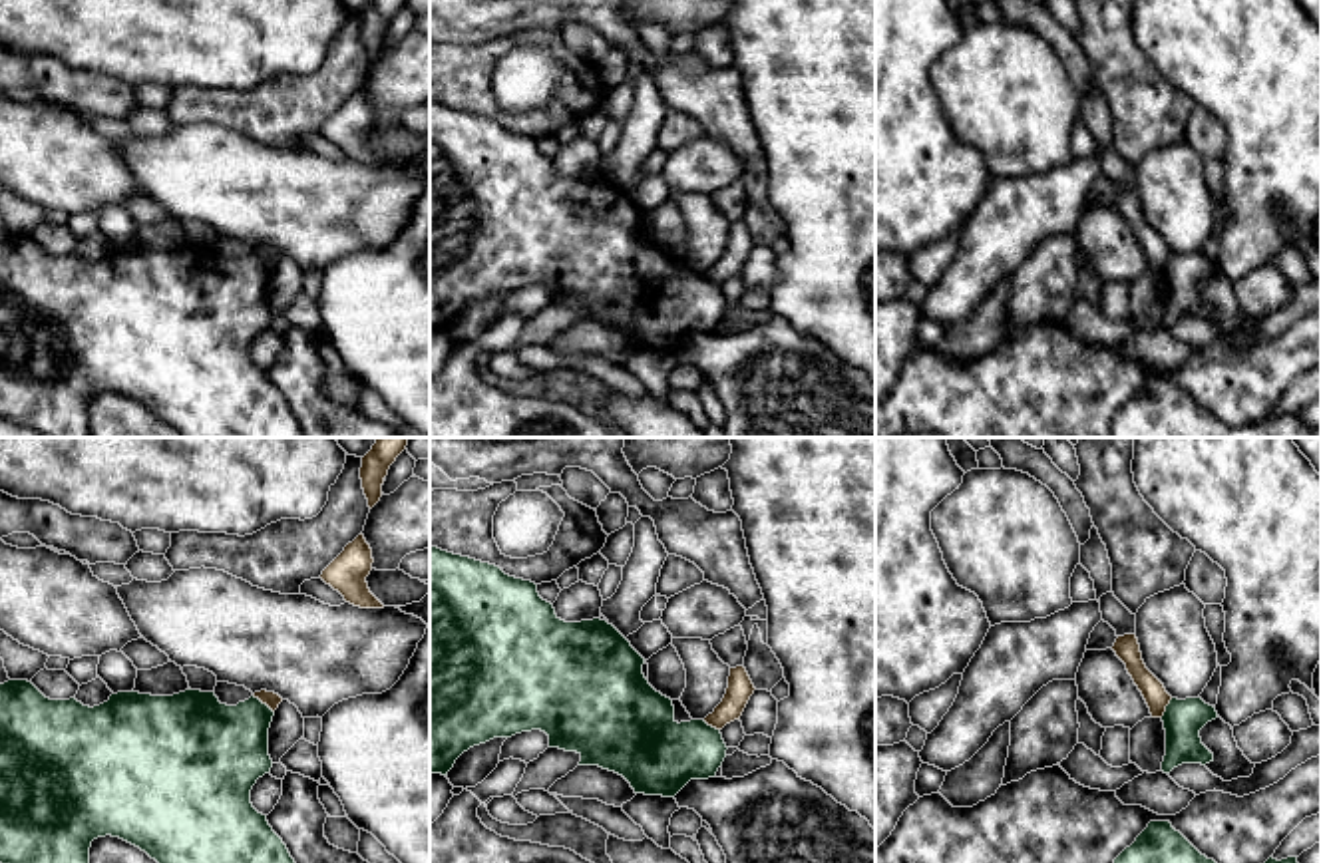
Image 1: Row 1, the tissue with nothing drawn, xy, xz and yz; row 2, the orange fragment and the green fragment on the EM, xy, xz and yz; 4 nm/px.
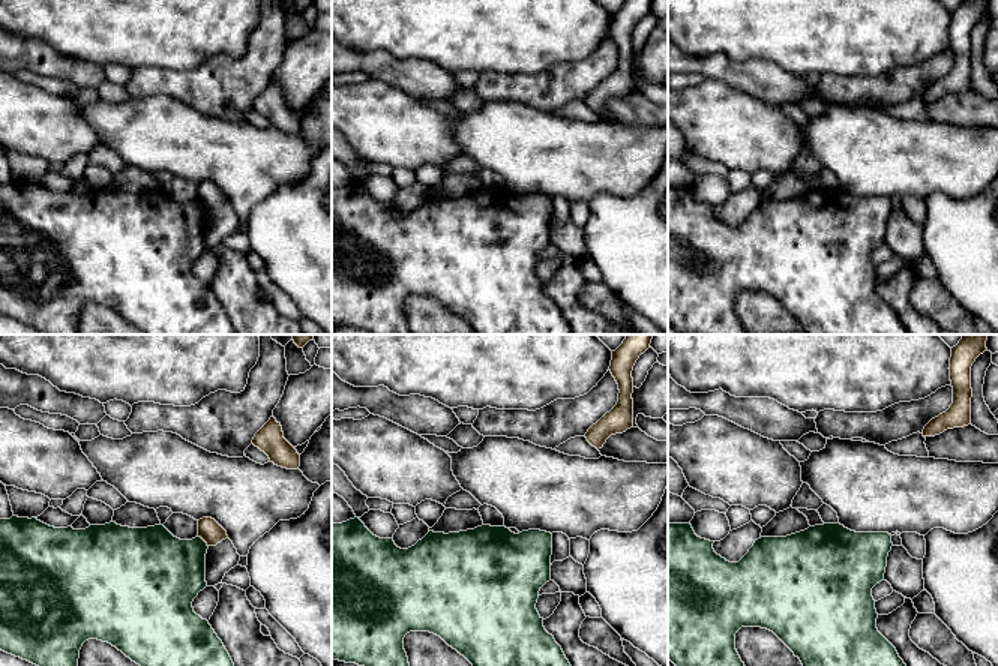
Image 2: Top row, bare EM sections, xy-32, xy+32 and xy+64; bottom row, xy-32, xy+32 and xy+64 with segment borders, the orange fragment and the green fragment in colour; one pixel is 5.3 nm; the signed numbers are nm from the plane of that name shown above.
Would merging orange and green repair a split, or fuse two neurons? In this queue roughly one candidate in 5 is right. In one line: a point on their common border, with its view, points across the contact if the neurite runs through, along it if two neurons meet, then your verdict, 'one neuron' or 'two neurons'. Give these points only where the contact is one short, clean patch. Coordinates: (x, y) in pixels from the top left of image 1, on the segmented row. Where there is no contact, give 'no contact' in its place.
xy (263, 702) | along xy (253, 694), (273, 712) | two neurons

